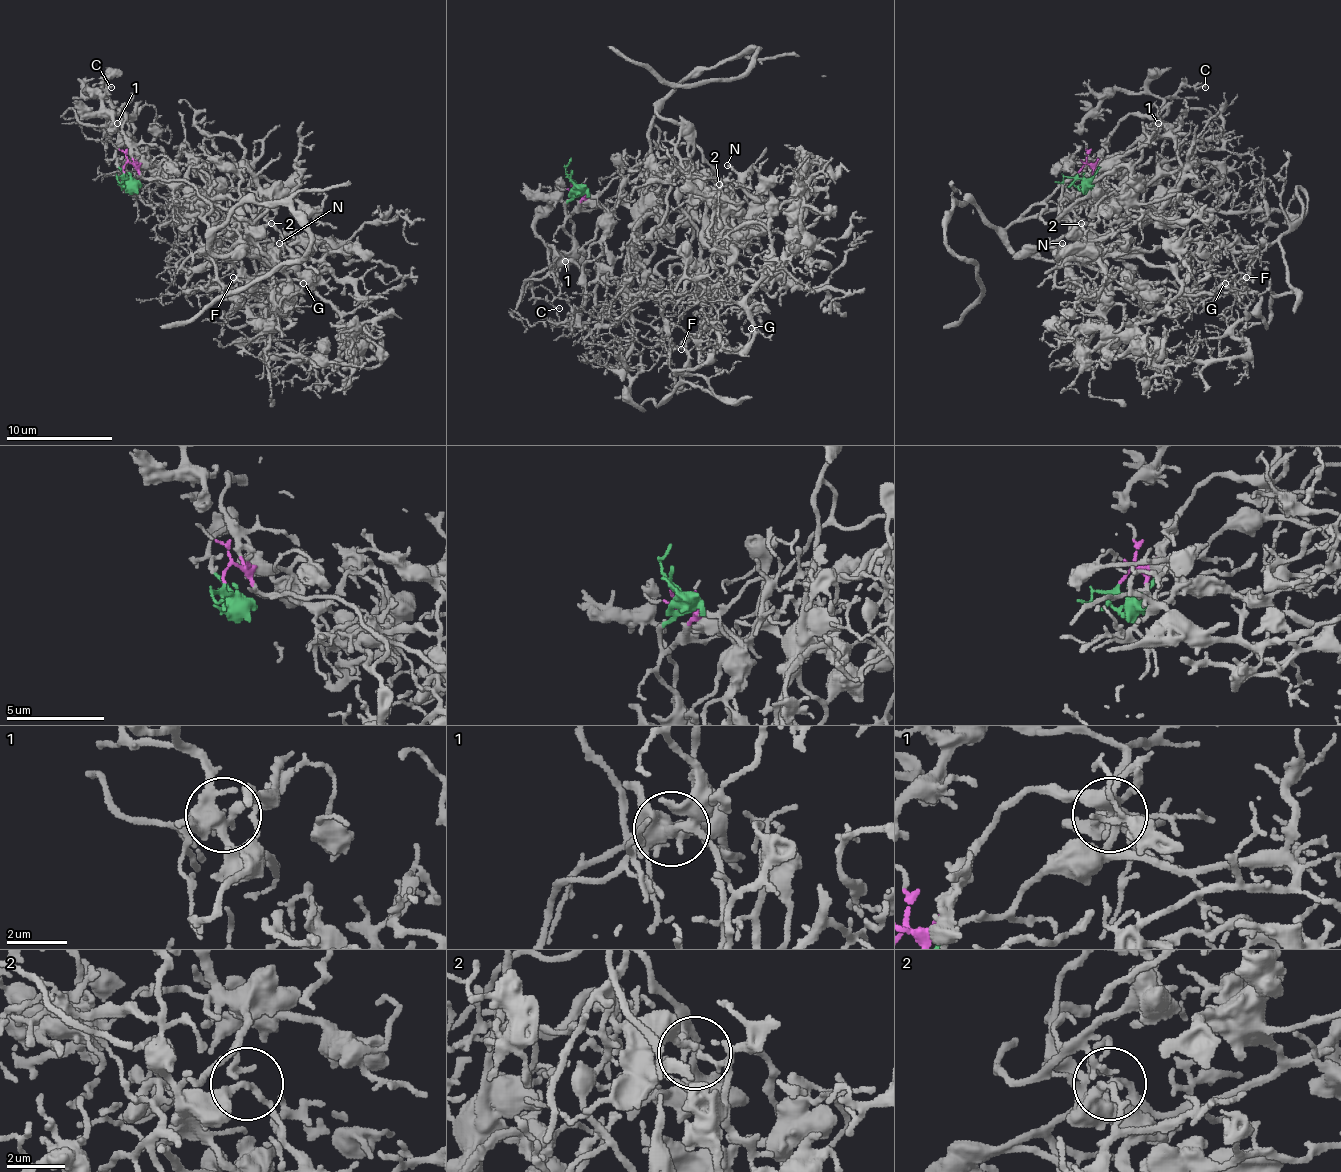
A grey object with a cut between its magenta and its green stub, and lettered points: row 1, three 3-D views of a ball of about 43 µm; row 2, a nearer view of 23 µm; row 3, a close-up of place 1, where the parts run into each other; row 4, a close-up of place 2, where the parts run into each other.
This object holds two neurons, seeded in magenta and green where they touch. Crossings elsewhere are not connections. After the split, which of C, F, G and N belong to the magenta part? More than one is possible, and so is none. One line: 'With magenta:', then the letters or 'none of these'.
With magenta: N

